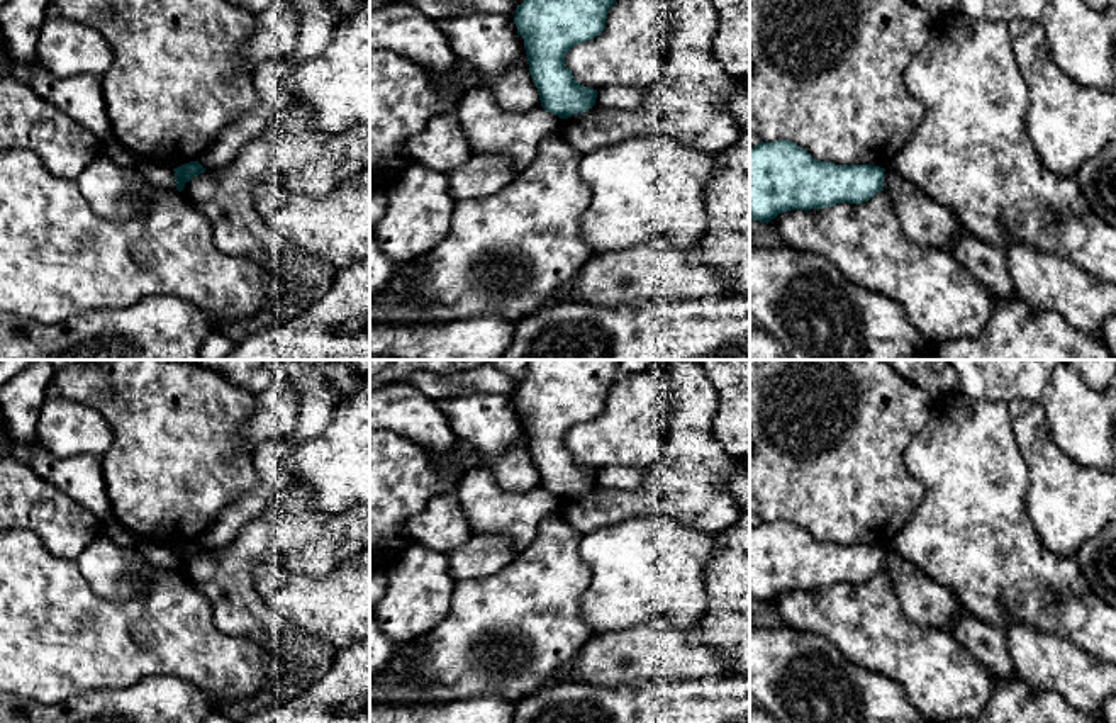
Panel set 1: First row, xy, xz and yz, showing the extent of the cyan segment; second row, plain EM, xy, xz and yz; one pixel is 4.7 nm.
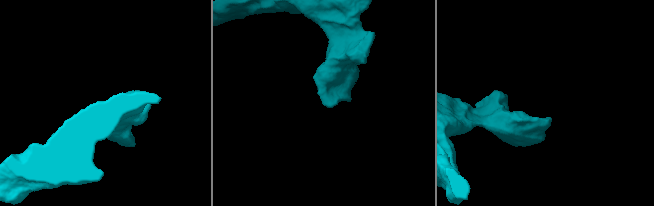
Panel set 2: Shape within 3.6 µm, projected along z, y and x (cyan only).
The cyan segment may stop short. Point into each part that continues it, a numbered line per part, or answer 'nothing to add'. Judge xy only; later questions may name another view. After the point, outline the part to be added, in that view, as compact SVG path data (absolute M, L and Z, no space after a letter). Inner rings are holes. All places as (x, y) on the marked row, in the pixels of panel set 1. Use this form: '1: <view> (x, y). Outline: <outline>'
nothing to add

